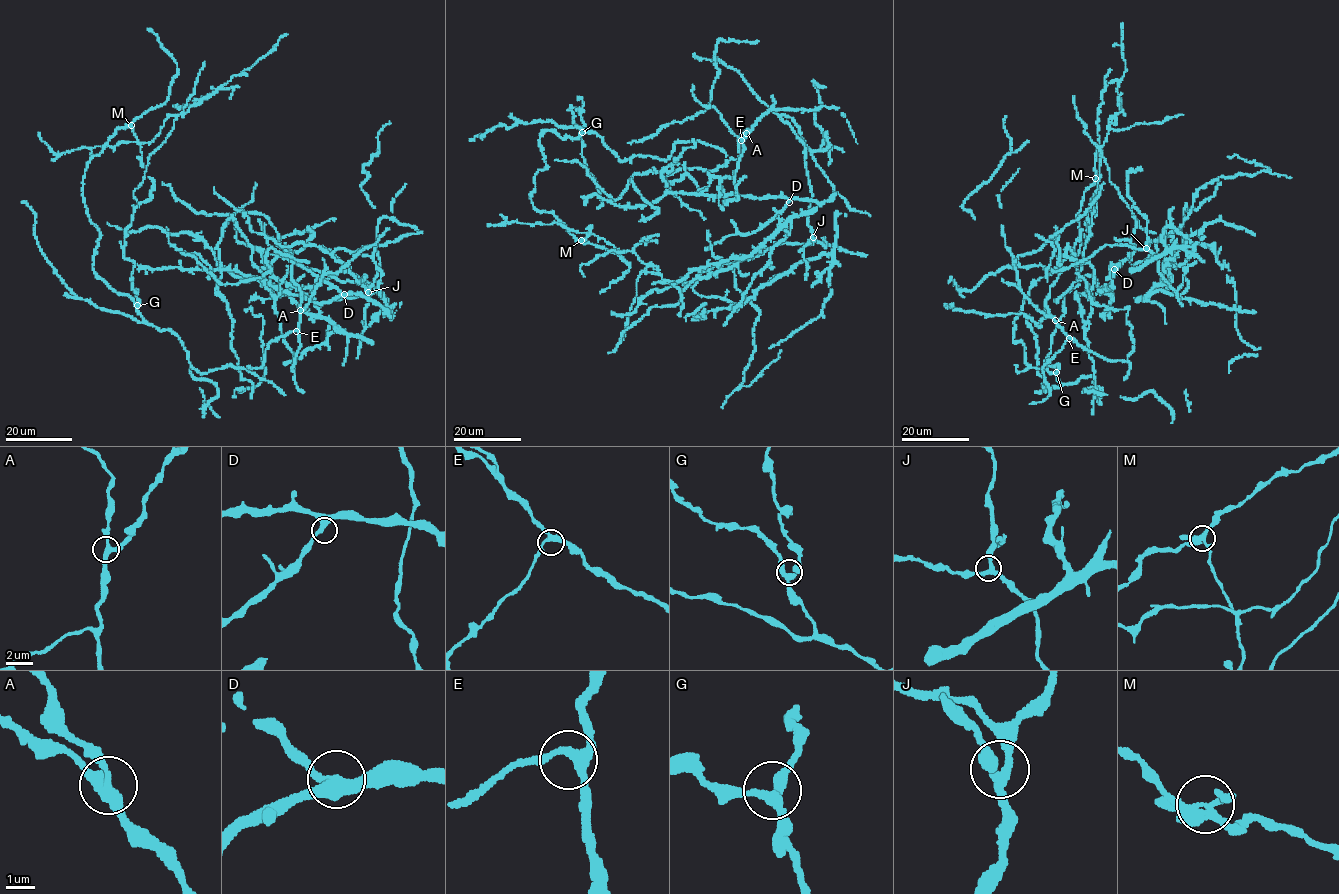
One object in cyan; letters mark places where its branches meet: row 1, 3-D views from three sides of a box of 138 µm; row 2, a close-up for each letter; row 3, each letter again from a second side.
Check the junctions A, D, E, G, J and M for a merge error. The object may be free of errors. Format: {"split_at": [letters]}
{"split_at": ["M"]}

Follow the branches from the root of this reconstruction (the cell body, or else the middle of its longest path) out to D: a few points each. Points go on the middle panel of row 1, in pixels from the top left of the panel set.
D: (749, 196), (780, 196), (789, 202)

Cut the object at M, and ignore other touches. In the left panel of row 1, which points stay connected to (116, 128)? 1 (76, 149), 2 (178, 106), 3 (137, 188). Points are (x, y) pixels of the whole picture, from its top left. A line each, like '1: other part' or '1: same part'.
1: other part
2: other part
3: other part

